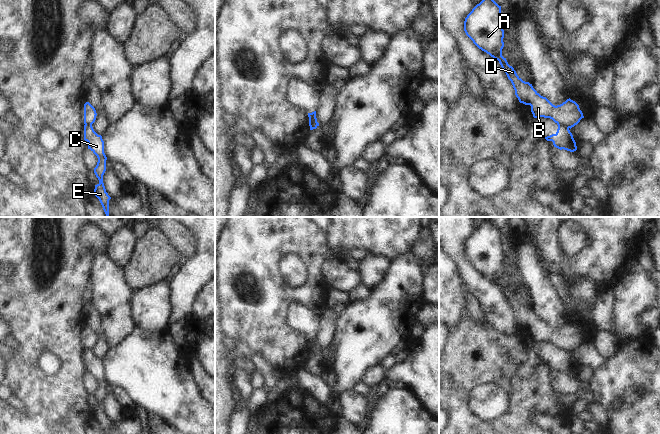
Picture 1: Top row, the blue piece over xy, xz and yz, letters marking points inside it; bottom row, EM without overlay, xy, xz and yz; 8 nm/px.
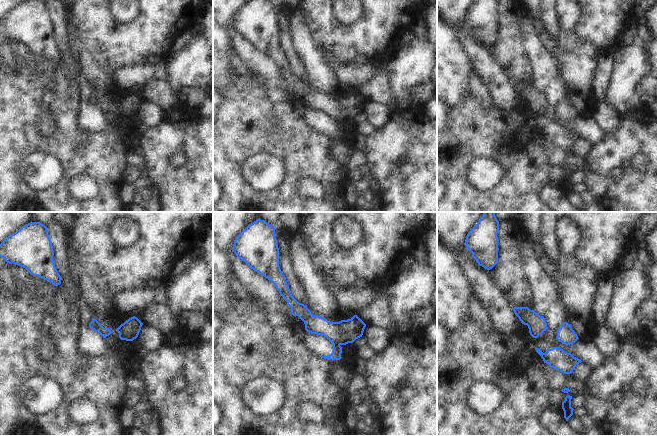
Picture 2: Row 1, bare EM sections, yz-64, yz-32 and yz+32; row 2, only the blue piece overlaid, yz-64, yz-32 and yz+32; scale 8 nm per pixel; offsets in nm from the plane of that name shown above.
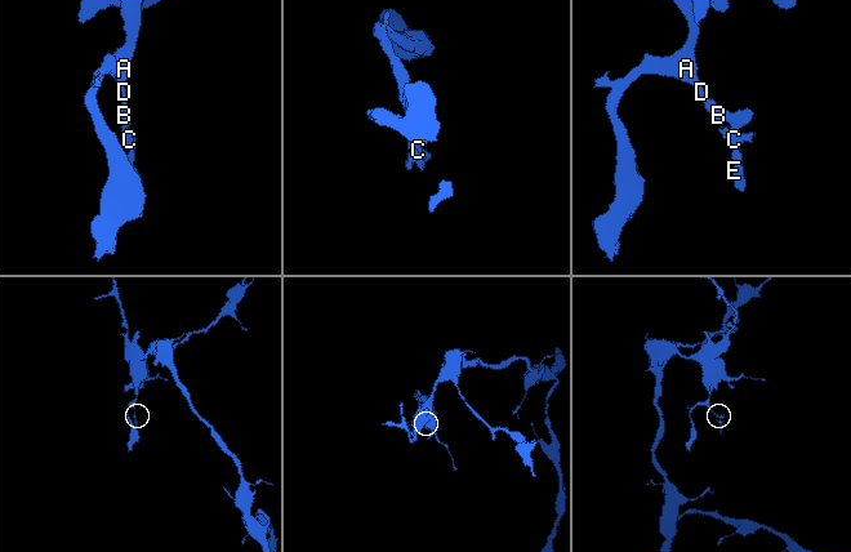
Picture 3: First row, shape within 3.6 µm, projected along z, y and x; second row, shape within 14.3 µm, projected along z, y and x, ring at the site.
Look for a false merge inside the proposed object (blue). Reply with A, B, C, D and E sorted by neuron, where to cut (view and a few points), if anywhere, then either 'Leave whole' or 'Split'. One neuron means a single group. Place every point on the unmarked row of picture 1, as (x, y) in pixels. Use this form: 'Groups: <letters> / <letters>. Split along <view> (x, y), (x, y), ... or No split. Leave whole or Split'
Groups: A B D / C E. Split along yz (557, 347), (568, 352). Split.

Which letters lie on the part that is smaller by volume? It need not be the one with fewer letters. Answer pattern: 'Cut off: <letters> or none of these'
Cut off: C, E.

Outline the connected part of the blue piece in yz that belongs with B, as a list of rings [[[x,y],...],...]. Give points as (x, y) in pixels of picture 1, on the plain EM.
[[[488,218],[464,245],[464,255],[473,267],[482,275],[498,284],[511,305],[515,319],[520,327],[531,330],[534,342],[550,342],[555,347],[572,352],[584,342],[579,329],[567,323],[560,329],[553,329],[541,320],[529,306],[523,305],[502,280],[504,254],[501,244],[501,230]]]

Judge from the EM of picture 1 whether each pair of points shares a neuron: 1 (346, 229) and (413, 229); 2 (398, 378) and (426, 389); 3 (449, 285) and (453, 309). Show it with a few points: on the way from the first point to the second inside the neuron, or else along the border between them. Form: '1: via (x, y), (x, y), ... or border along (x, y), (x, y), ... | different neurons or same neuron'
1: via (363, 229), (396, 229) | same neuron
2: via (405, 378), (415, 378), (419, 382) | same neuron
3: via (449, 291), (449, 303) | same neuron

